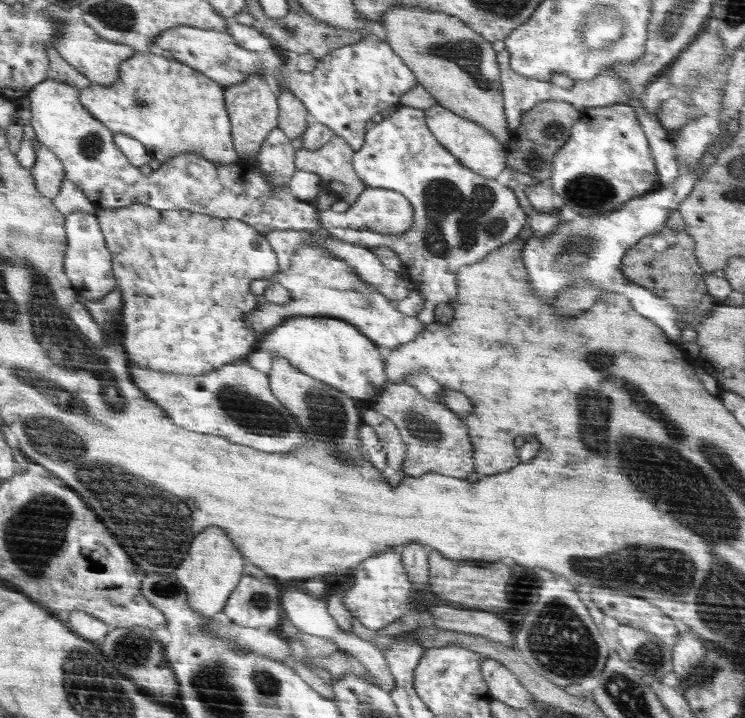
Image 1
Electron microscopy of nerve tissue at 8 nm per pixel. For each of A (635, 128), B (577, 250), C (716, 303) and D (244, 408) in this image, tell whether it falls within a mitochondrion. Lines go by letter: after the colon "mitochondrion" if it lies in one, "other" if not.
A: other
B: mitochondrion
C: other
D: mitochondrion

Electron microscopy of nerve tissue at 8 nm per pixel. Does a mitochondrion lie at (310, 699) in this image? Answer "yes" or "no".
no

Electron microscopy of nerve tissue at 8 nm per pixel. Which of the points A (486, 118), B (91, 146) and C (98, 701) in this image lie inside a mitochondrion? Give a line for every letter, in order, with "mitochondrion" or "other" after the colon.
A: other
B: mitochondrion
C: mitochondrion

